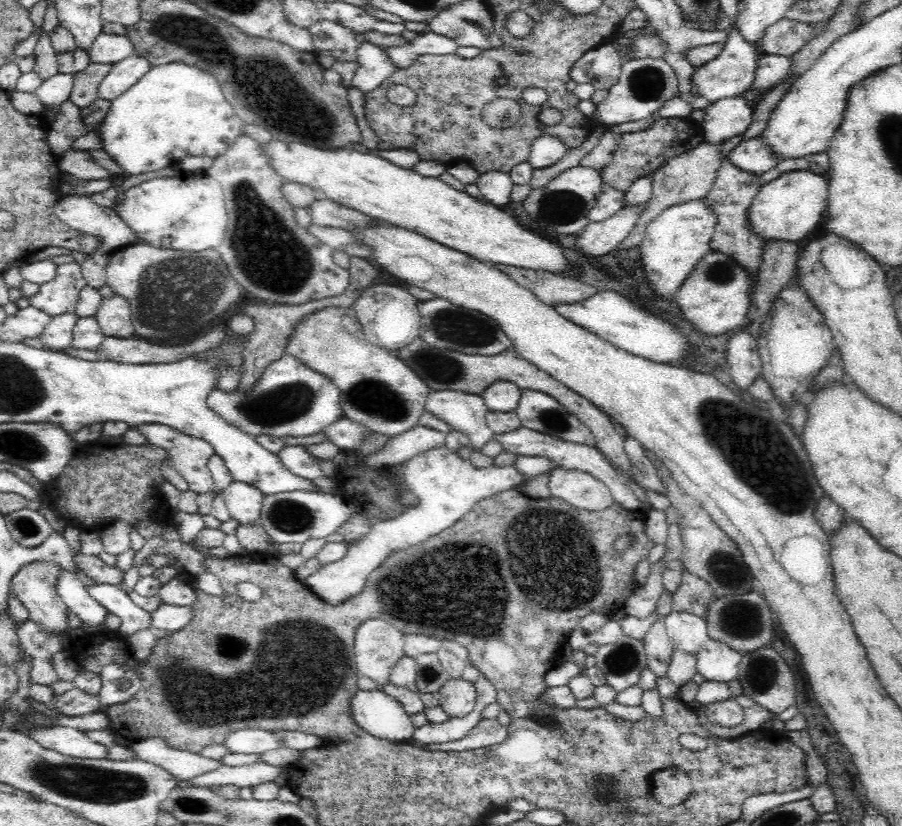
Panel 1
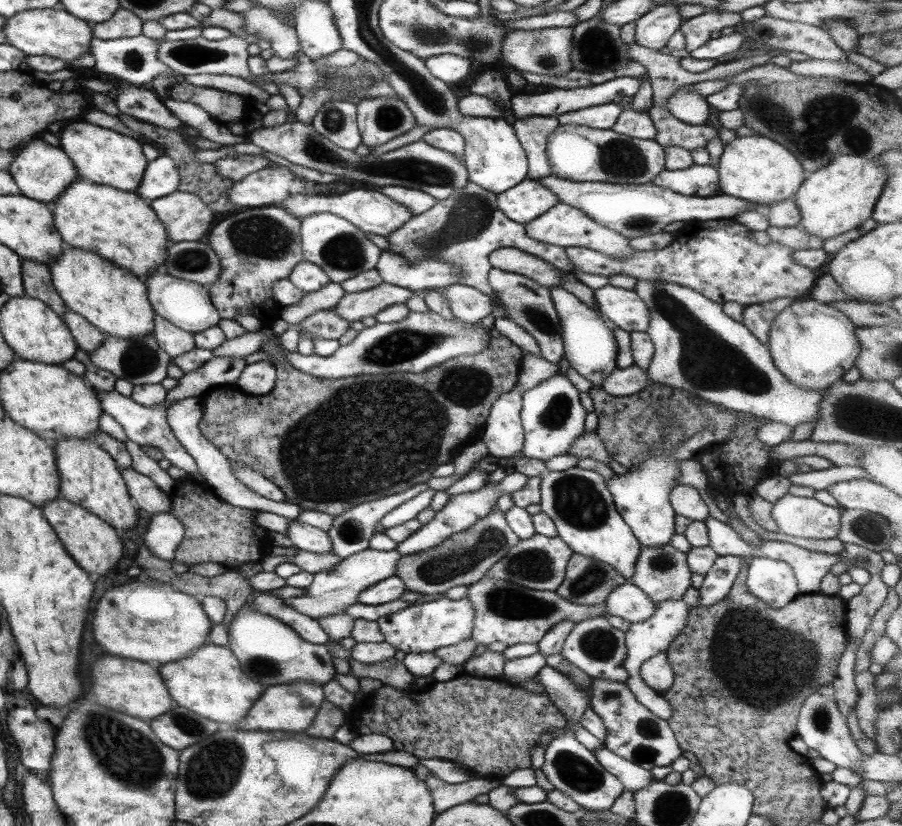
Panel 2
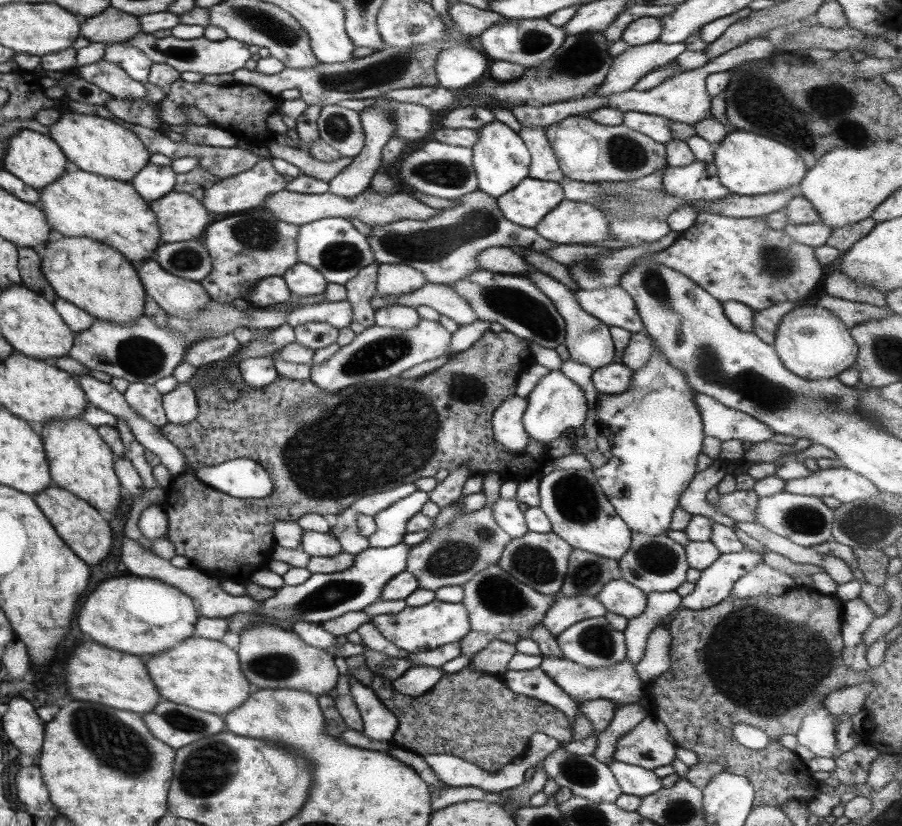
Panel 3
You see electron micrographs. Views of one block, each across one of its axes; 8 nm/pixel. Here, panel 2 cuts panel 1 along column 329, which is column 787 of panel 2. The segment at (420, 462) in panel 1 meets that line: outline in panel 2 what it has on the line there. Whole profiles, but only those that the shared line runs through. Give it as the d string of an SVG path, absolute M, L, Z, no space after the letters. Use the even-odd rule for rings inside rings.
M763 556L749 559L745 586L749 594L774 609L785 606L798 595L791 566Z

